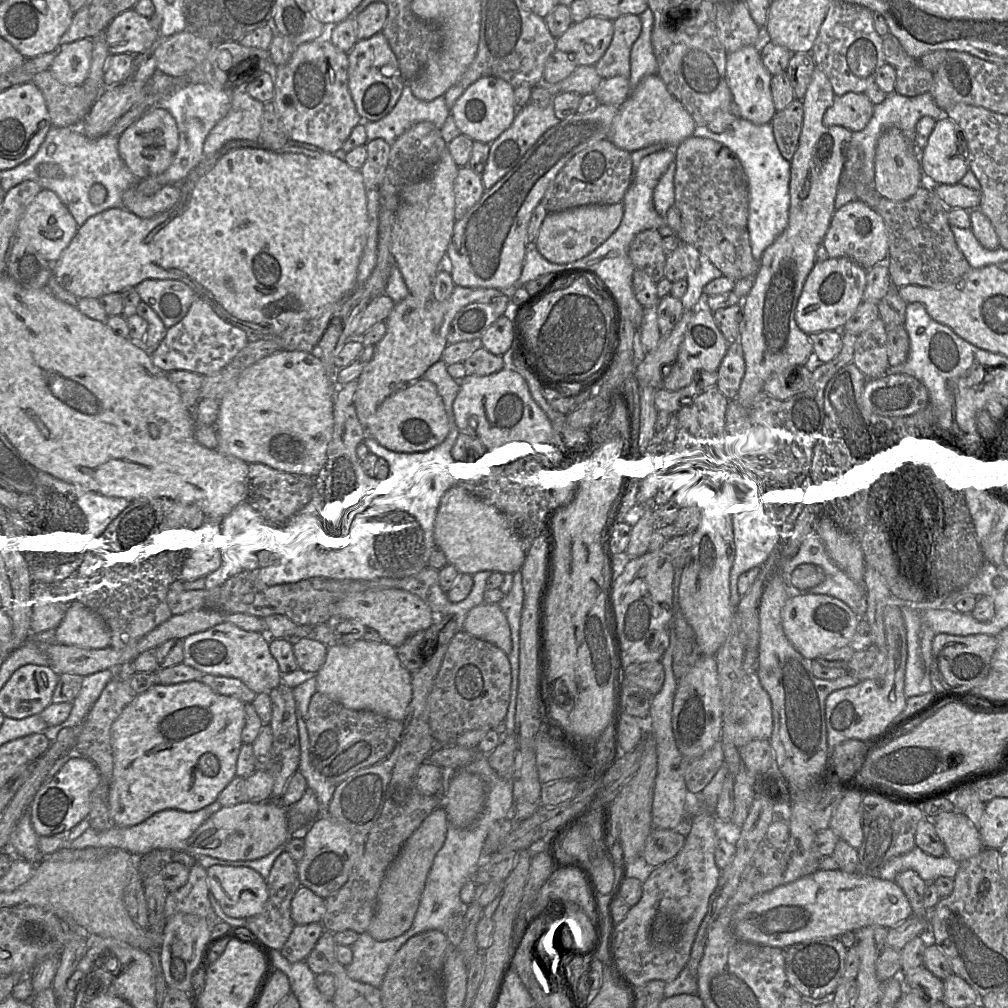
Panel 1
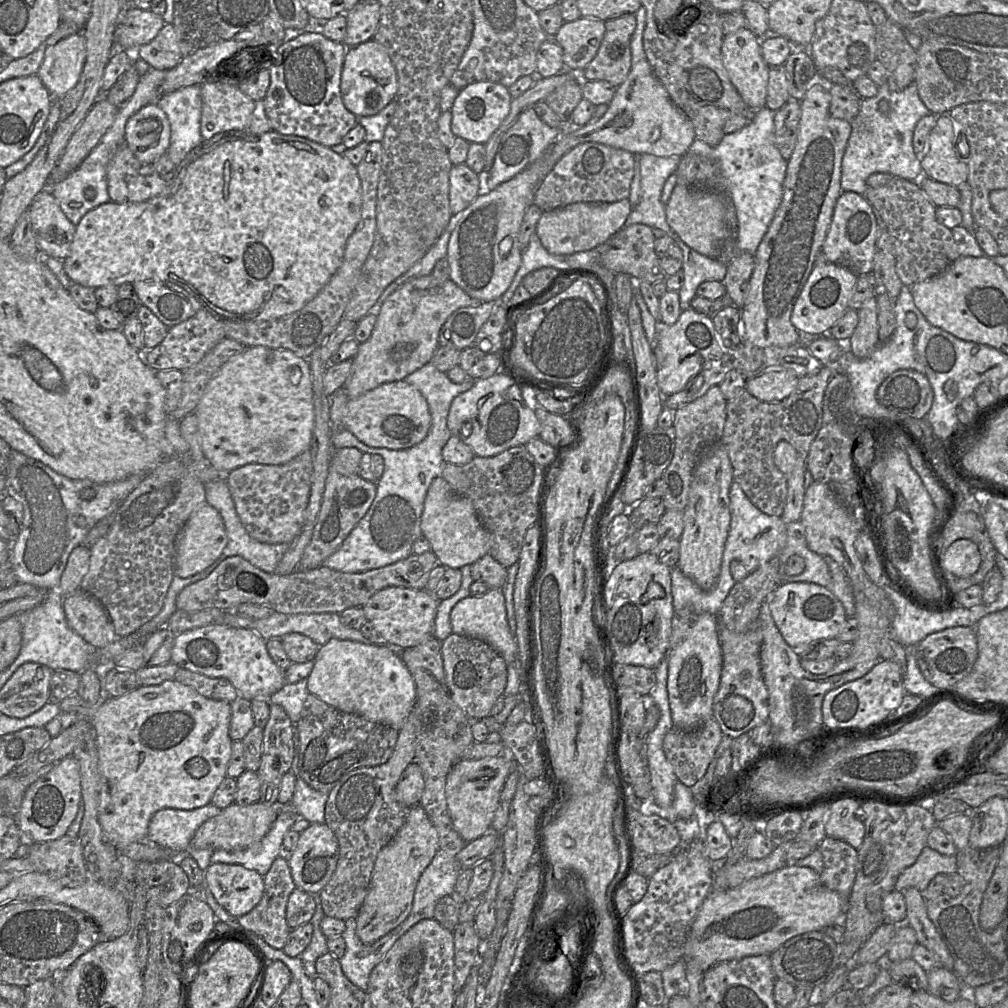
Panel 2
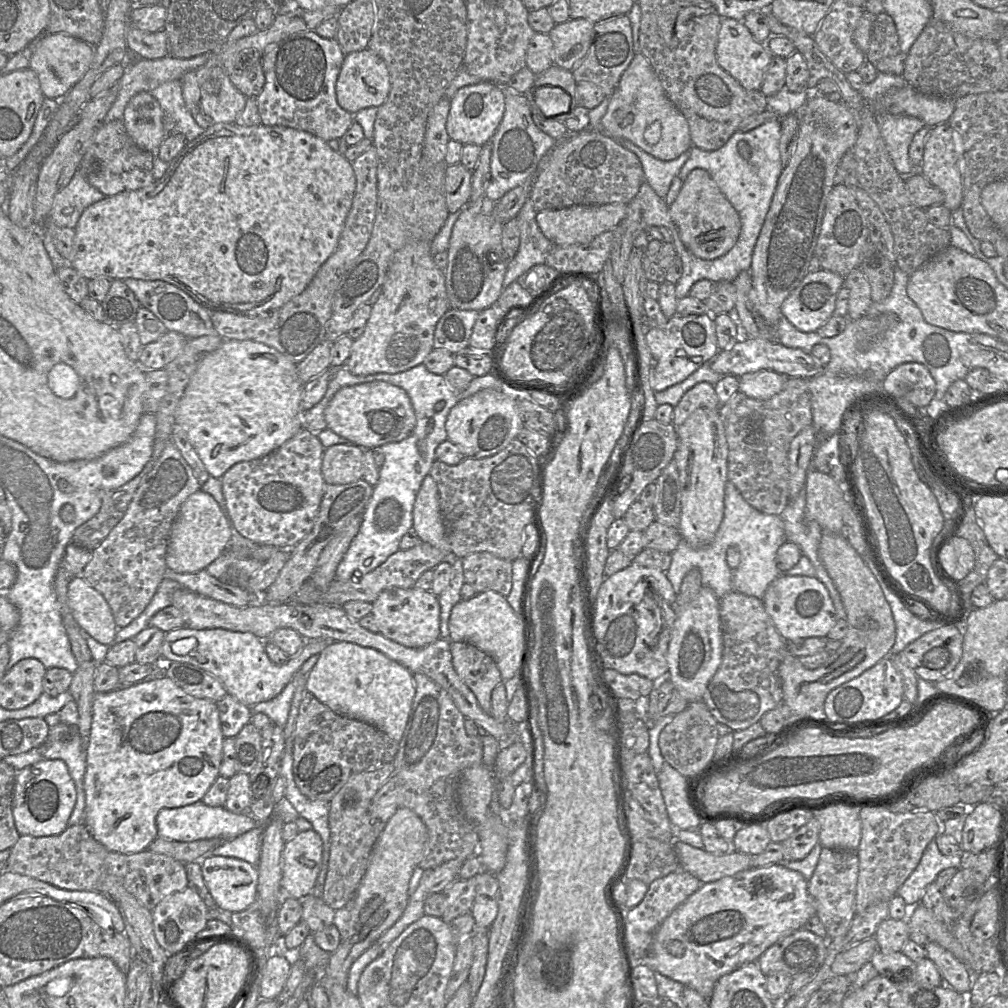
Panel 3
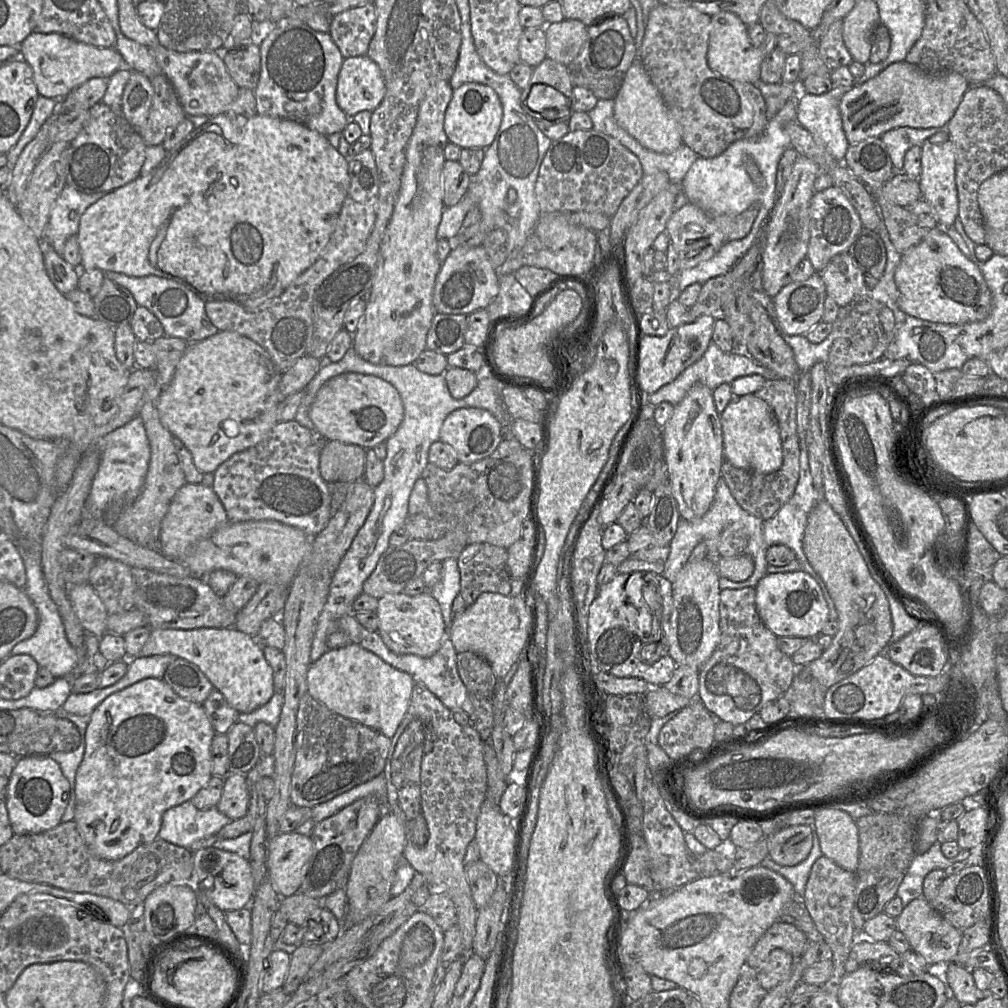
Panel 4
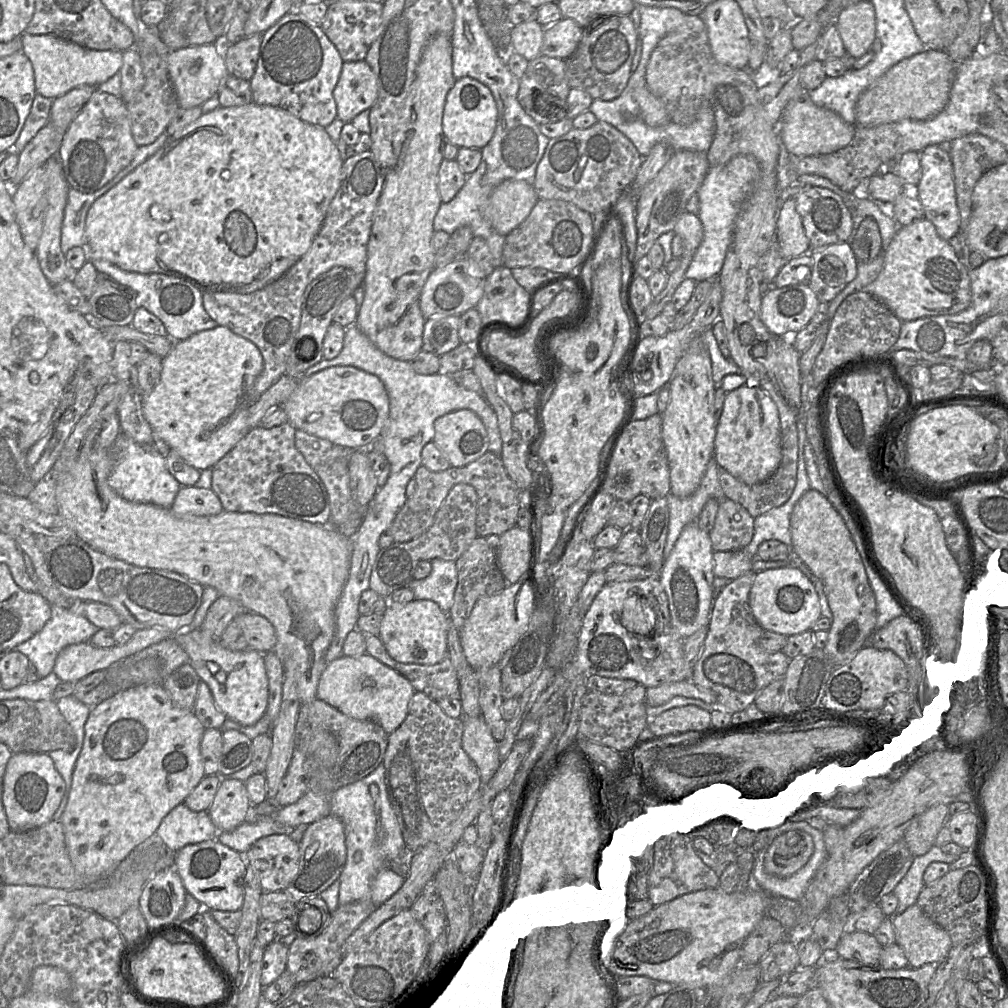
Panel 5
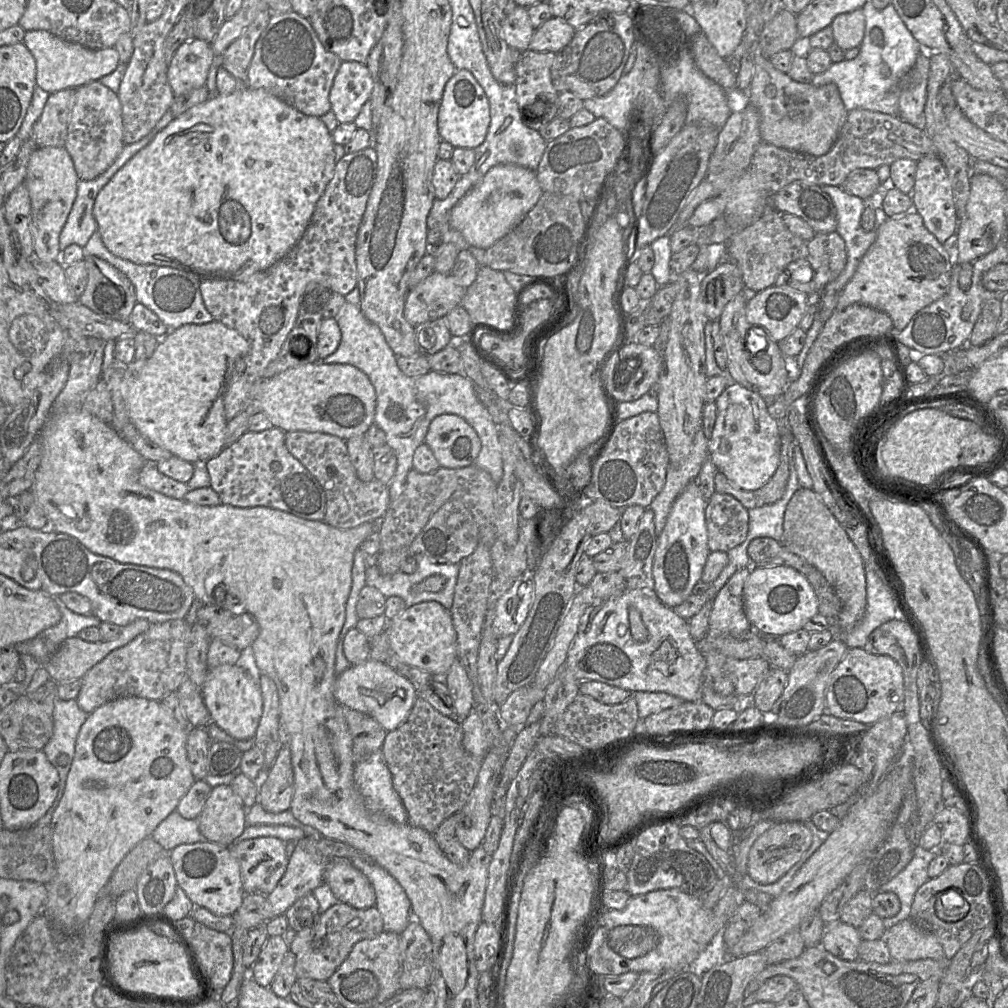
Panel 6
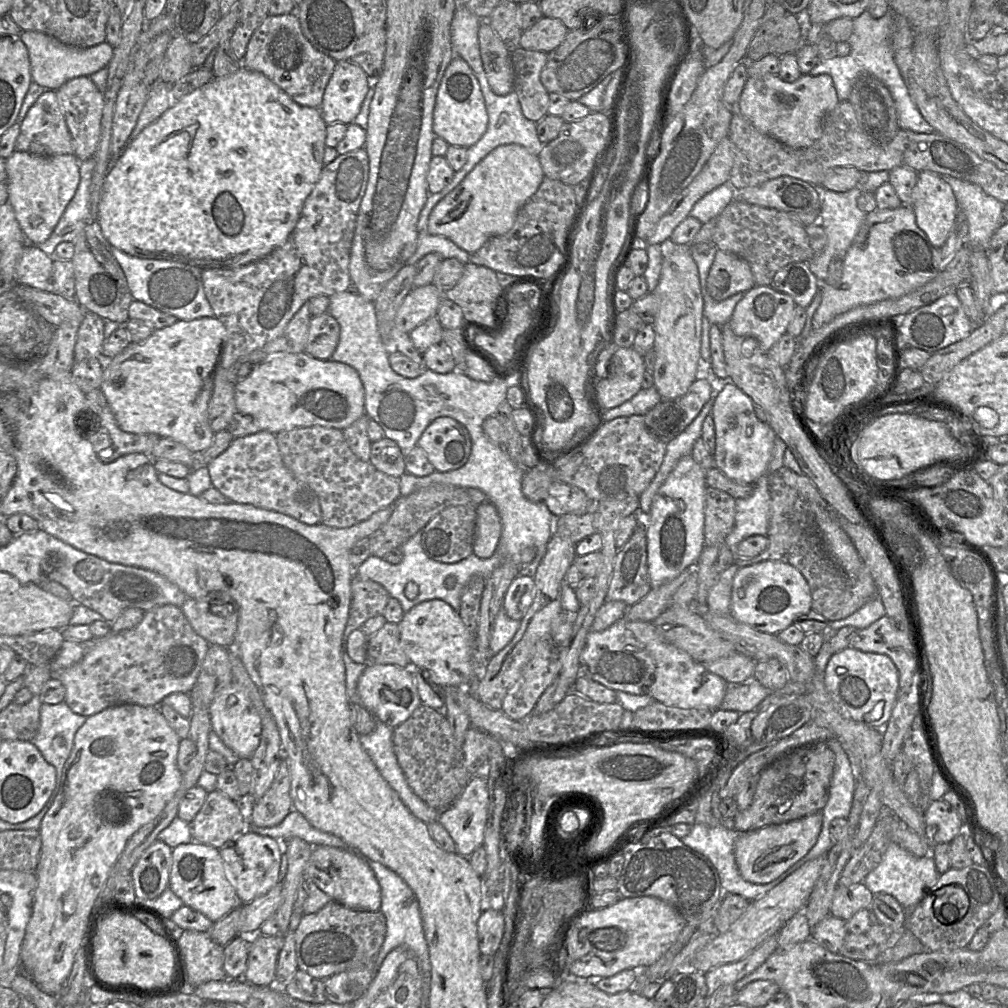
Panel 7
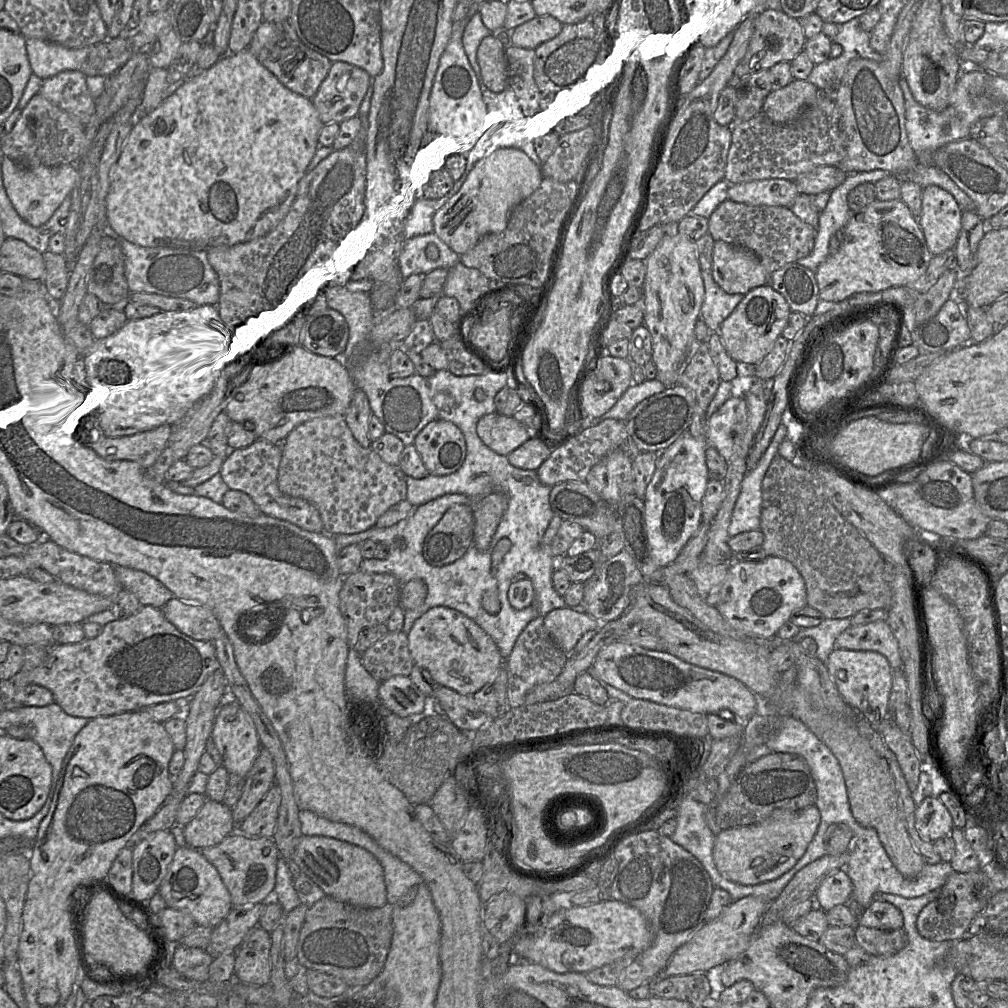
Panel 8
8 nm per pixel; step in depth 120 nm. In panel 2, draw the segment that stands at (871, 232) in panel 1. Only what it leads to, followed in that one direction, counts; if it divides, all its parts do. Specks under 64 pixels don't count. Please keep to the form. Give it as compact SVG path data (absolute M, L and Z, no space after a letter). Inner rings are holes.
M852 191L841 192L822 246L827 262L845 267L858 277L871 275L878 229L878 216L866 198Z

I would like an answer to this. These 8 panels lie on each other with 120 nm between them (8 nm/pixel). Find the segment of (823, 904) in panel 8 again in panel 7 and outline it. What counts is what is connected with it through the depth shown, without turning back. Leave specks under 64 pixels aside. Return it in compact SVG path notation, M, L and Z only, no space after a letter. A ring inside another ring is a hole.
M856 883L848 887L837 886L830 908L831 915L849 920L857 911L870 909L874 895L863 884Z

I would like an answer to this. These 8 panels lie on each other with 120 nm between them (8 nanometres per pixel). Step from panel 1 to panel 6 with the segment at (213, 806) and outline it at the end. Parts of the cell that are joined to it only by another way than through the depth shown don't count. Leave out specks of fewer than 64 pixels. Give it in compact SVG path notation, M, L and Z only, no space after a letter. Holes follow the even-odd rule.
M176 809L159 823L151 837L166 851L181 844L204 840L199 831L197 820L182 817Z

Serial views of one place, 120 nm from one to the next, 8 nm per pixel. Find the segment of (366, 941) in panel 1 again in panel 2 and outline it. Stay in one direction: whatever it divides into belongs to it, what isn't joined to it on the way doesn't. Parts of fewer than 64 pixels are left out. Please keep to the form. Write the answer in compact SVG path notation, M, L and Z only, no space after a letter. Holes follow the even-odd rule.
M347 919L341 935L345 942L345 953L339 959L345 977L359 989L366 991L373 968L405 933L406 931L396 931L394 928L374 943L366 945L356 934L356 920Z

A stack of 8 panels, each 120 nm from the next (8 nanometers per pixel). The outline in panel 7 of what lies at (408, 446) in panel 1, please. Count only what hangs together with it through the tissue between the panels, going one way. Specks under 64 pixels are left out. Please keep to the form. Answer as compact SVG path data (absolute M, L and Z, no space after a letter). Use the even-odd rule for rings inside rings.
M270 353L234 385L238 413L251 416L262 431L277 434L298 427L323 426L344 430L365 413L365 391L357 371L348 364L320 360L308 353Z

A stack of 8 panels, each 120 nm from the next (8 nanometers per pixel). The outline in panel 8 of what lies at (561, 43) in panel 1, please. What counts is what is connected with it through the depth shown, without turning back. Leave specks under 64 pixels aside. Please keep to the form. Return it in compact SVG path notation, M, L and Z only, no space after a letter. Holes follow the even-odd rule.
M536 16L508 32L512 46L536 50L542 43L558 36L562 27L563 25L552 16Z

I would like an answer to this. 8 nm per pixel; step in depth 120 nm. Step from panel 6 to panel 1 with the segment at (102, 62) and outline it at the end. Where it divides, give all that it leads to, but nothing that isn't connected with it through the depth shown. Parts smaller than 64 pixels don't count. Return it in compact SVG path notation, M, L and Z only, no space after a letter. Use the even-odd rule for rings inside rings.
M81 39L63 45L49 71L64 85L82 85L89 74L92 51L92 39Z

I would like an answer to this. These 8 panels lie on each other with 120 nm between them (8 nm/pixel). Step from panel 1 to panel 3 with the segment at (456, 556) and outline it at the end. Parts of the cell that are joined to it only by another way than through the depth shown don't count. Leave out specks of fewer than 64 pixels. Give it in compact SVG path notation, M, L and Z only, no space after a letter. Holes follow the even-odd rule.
M430 475L424 477L416 495L412 529L421 541L441 550L447 557L453 557L440 512L438 488Z

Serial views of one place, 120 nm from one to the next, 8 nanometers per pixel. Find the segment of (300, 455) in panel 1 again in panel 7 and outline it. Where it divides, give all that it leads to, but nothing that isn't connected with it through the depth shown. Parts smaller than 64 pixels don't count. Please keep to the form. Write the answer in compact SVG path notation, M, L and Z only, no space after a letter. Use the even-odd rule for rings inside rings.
M216 317L178 320L171 326L155 329L151 336L140 343L131 342L103 370L103 392L119 428L135 434L155 434L171 438L185 445L194 454L208 449L215 433L208 420L208 403L214 388L214 377L226 341L227 330Z

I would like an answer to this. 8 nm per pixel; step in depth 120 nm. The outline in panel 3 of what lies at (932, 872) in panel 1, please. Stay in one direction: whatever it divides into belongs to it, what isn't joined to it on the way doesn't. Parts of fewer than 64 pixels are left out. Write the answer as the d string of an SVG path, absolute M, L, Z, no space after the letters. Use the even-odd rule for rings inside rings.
M933 839L925 848L916 868L898 888L897 894L904 899L909 907L918 905L925 894L926 887L935 881L937 875L950 867L960 869L960 862L959 854L943 855Z

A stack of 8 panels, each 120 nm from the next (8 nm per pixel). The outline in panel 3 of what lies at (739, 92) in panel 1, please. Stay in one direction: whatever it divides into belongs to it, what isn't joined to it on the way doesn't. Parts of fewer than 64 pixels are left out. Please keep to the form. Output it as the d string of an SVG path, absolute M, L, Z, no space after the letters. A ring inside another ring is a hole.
M722 18L716 46L716 58L719 66L748 90L760 90L766 69L771 60L767 43L757 41L743 21Z

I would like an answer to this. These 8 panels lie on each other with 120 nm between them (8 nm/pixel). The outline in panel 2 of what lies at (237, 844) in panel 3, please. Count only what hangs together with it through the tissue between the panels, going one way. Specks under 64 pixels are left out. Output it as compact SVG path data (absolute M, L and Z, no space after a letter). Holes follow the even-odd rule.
M291 804L281 805L277 819L258 843L237 851L214 850L211 863L239 864L266 875L274 860L284 854L284 836L298 818Z

